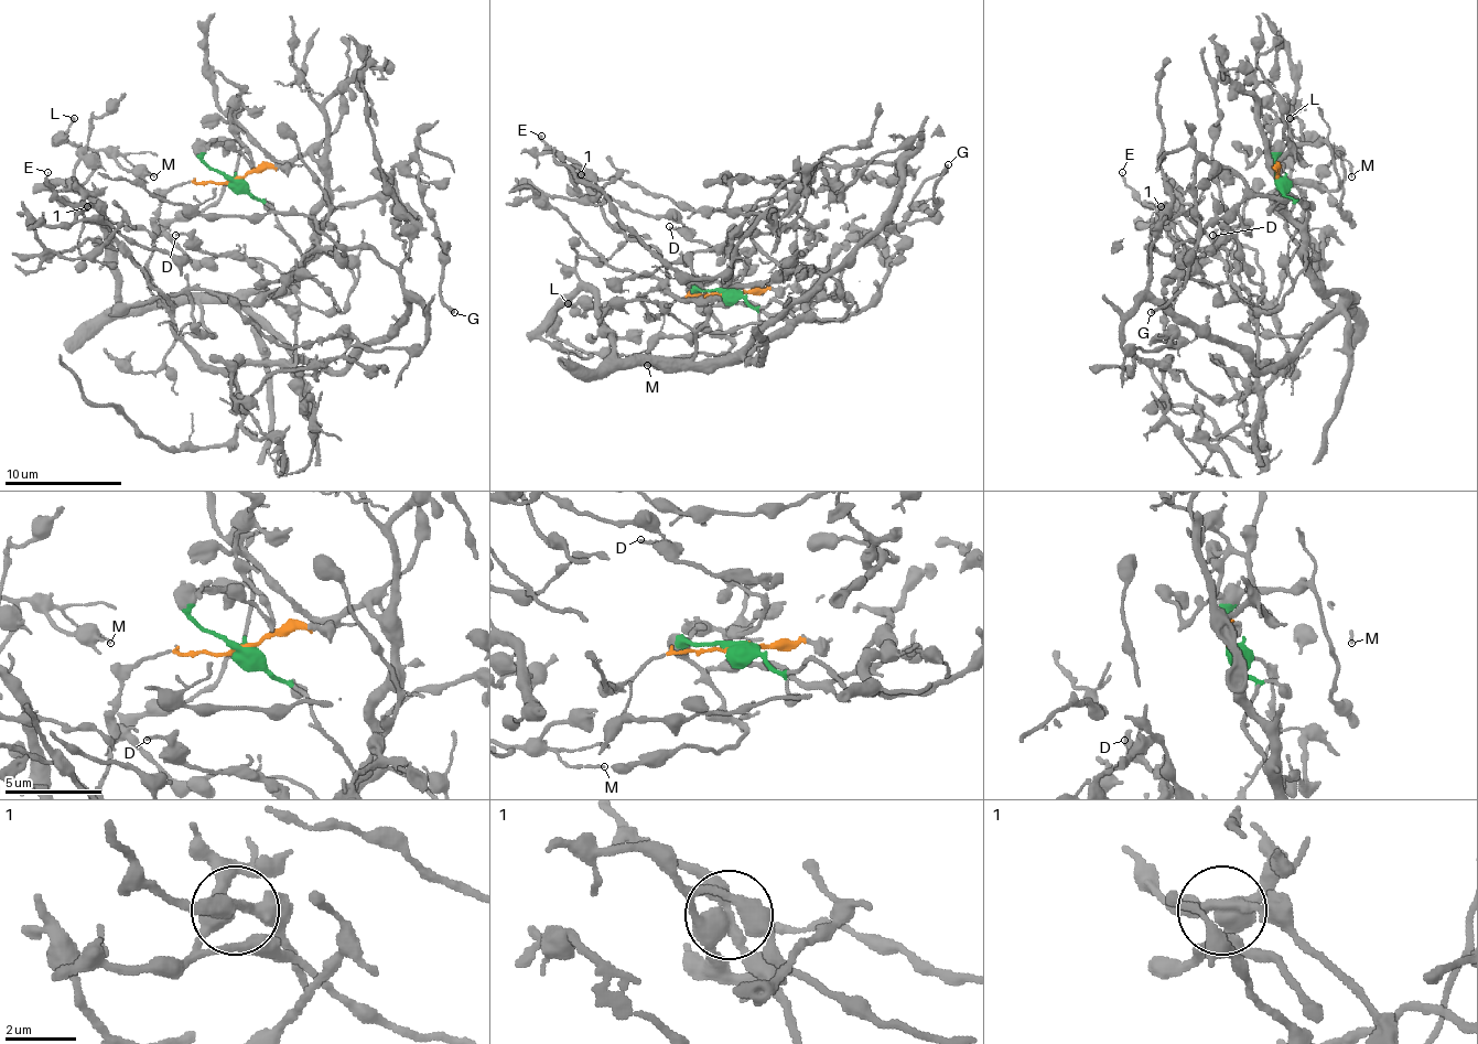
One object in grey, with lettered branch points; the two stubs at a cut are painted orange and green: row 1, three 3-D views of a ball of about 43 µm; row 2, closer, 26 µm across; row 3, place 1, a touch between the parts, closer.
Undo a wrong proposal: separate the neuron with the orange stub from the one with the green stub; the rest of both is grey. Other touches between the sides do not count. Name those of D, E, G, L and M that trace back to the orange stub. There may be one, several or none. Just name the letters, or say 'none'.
D, E

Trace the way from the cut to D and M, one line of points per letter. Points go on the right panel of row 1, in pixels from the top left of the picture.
D: (1277, 178), (1304, 195), (1304, 239), (1274, 310), (1283, 365), (1260, 359), (1236, 257), (1212, 236)
M: (1277, 178), (1304, 268), (1345, 307), (1277, 204), (1297, 183), (1339, 186), (1341, 151), (1350, 178)

